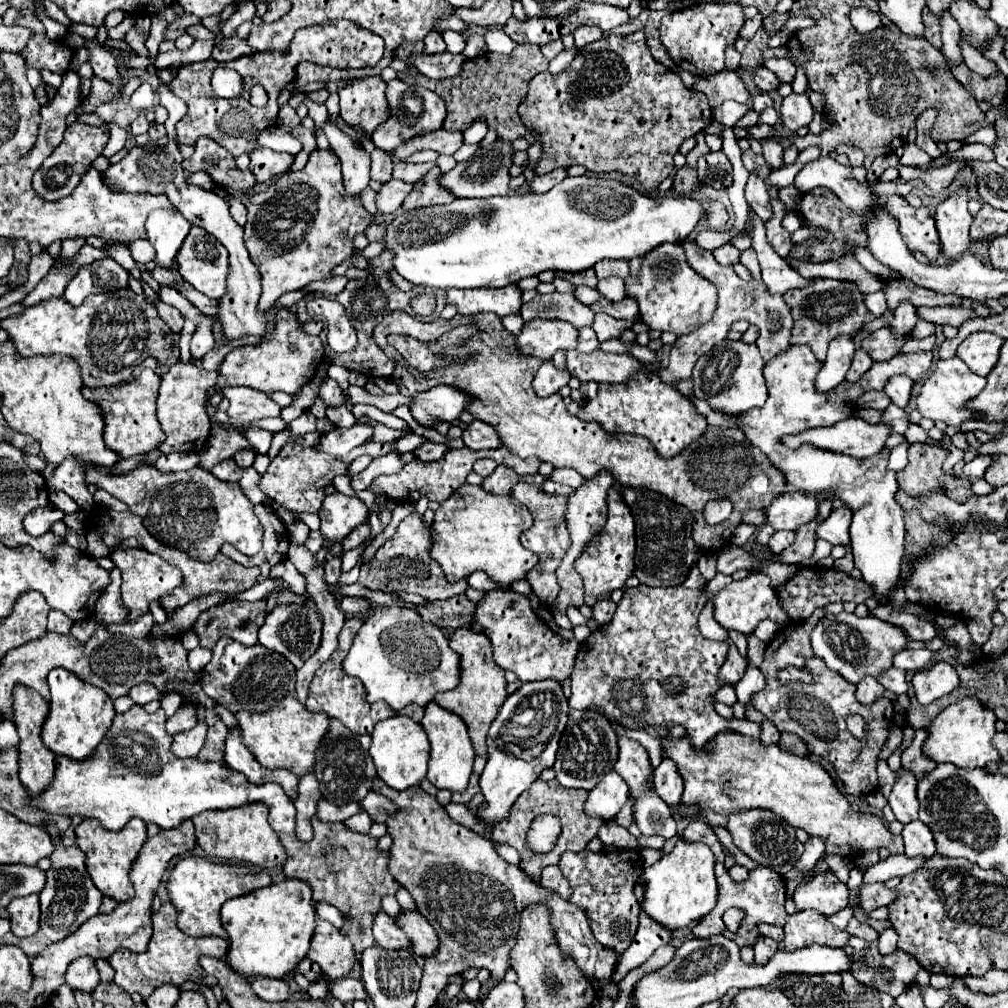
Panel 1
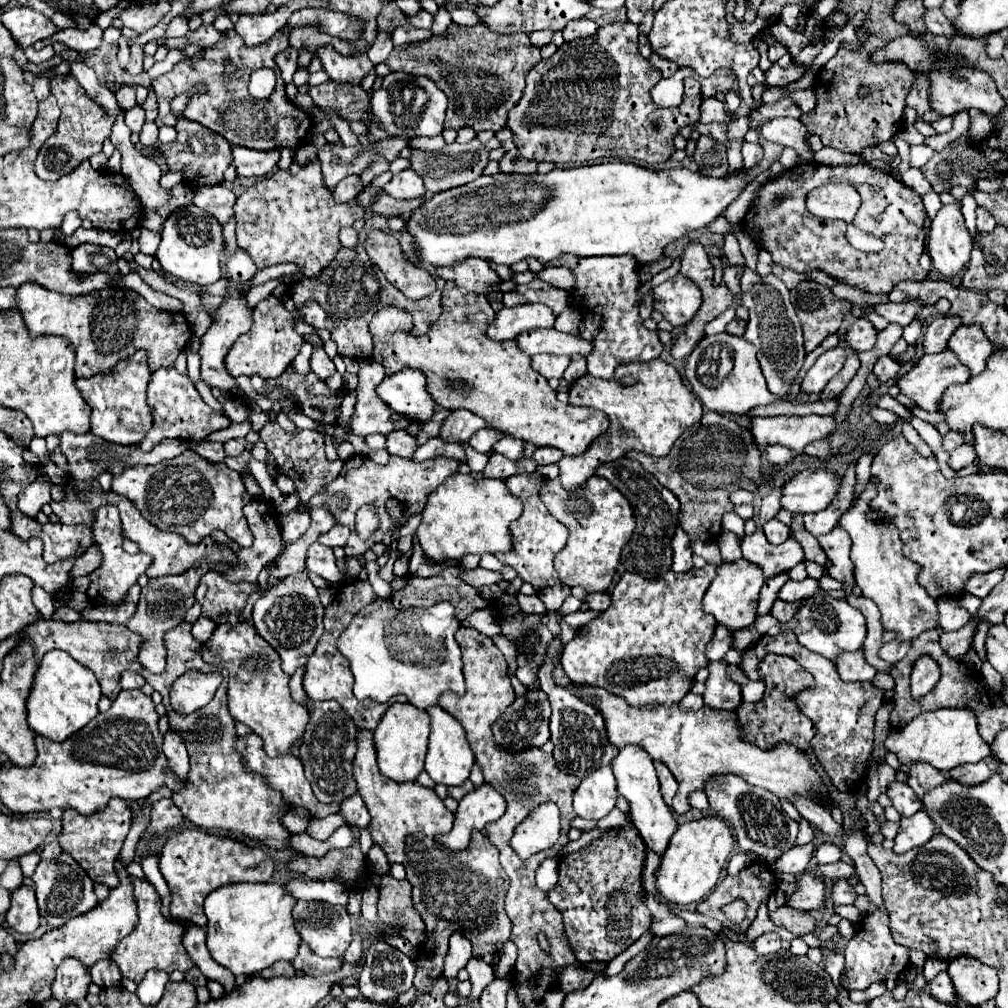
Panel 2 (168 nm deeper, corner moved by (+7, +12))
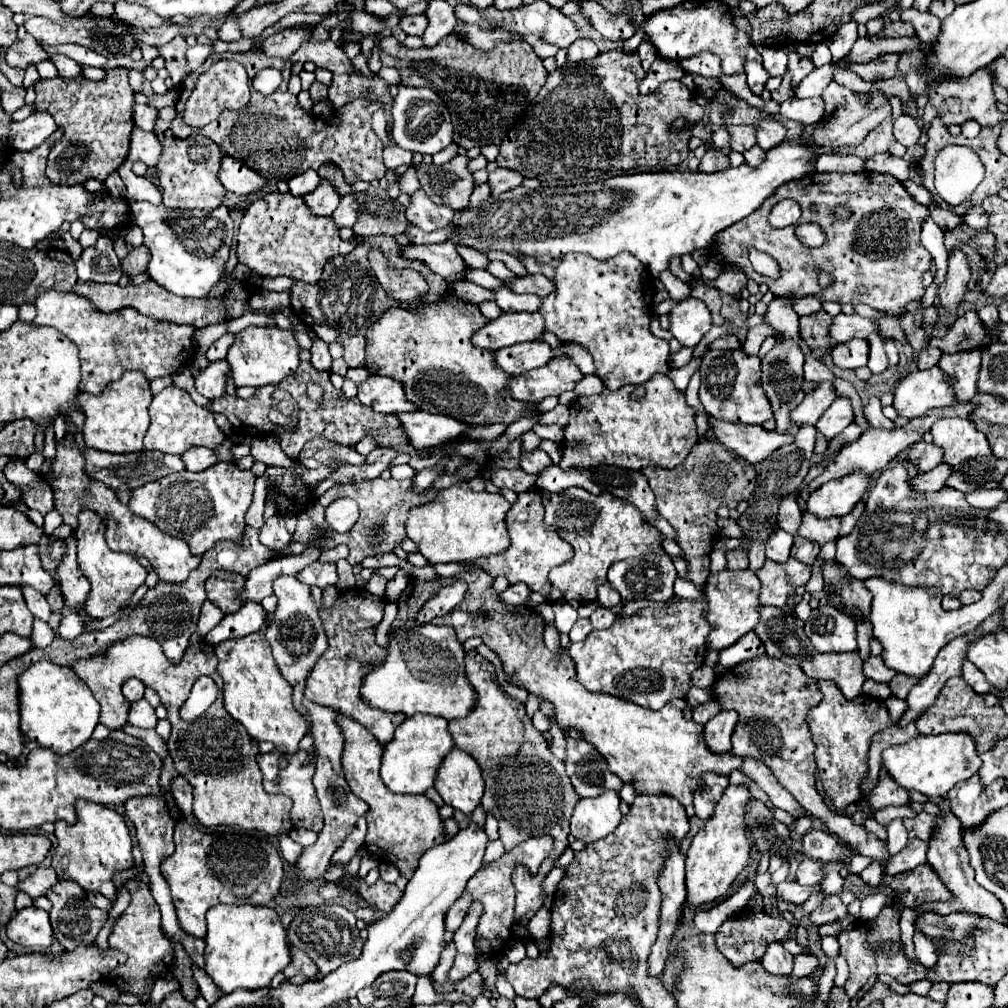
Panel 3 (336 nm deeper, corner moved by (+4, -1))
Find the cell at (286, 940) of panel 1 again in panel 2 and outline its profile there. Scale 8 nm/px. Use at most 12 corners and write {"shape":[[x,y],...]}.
{"shape":[[235,883],[203,905],[207,949],[235,977],[291,961],[295,899]]}

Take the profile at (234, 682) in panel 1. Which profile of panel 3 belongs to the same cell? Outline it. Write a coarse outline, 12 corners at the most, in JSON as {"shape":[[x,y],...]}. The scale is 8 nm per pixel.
{"shape":[[264,634],[214,646],[224,706],[282,756],[308,734]]}

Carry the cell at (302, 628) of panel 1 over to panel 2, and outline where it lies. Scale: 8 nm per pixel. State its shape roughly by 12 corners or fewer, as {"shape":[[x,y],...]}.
{"shape":[[307,571],[279,579],[253,607],[257,633],[293,675],[323,635]]}

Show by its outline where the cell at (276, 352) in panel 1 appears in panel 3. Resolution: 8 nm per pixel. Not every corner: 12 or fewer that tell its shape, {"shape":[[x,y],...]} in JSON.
{"shape":[[248,326],[226,360],[234,384],[280,384],[294,374],[290,330]]}

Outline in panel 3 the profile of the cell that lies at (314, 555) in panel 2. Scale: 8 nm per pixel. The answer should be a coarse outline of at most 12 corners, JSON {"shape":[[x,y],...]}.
{"shape":[[312,562],[298,578],[308,586],[336,586],[336,564]]}

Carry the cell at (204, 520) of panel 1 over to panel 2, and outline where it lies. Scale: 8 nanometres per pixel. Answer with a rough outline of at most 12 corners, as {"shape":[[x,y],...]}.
{"shape":[[191,449],[113,477],[149,523],[253,541],[241,475]]}

